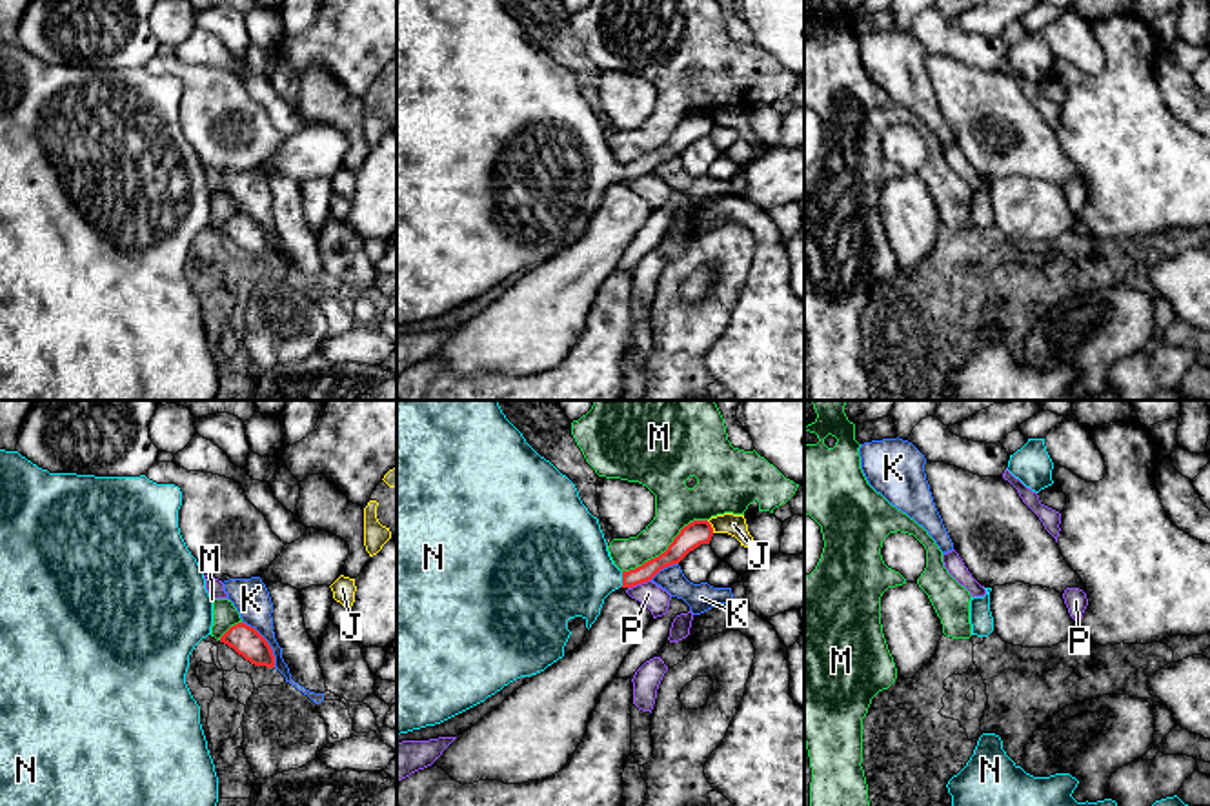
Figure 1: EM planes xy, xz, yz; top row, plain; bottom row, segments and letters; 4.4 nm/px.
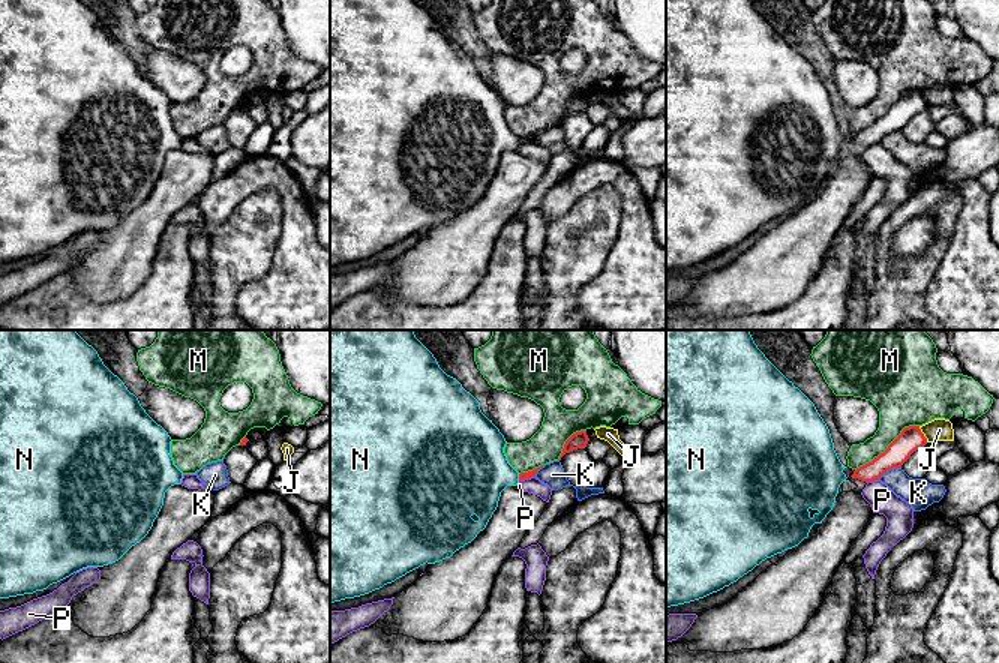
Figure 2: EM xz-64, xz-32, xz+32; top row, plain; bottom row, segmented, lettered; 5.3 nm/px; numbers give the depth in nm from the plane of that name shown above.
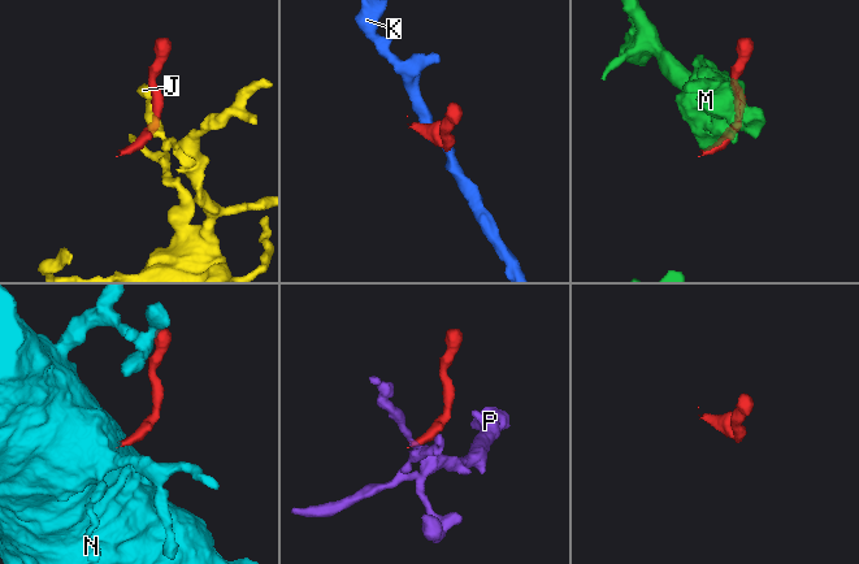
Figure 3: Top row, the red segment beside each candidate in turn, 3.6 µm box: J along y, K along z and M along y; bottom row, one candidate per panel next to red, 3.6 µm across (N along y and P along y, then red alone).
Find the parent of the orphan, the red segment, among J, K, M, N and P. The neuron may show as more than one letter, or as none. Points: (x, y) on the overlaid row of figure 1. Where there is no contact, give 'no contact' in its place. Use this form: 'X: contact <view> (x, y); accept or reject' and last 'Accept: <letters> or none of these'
J: contact xz (710, 526); reject
K: contact xy (266, 643); reject
M: contact xz (668, 548); reject
N: contact xz (623, 579); accept
P: contact xz (639, 583); reject
Accept: N

